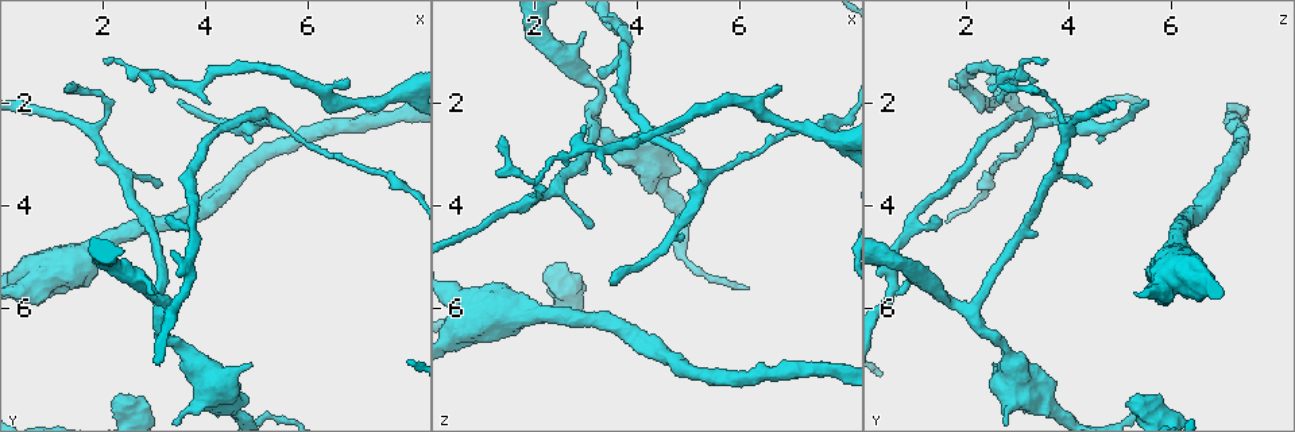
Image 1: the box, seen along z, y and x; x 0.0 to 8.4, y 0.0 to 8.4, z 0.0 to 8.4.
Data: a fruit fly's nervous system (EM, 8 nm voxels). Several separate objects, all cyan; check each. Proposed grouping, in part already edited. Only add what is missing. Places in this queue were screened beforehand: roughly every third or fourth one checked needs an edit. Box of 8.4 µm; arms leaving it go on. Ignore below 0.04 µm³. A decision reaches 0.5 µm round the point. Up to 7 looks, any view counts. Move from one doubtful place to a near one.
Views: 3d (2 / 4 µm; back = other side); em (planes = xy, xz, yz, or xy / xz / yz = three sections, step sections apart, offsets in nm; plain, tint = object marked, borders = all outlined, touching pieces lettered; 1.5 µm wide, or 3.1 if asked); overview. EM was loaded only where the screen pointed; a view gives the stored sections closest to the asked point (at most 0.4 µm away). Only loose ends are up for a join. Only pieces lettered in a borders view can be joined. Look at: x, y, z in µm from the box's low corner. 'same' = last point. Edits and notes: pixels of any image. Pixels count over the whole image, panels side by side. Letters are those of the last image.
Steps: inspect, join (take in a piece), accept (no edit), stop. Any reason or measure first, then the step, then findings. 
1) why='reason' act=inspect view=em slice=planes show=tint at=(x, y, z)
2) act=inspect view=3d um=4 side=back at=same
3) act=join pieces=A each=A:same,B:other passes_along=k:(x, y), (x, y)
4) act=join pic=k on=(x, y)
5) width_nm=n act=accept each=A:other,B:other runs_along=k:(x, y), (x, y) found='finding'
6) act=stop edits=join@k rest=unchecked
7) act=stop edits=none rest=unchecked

why='tapers out' act=inspect view=em slice=yz step=8 show=borders at=(2.95, 1.80, 2.40)

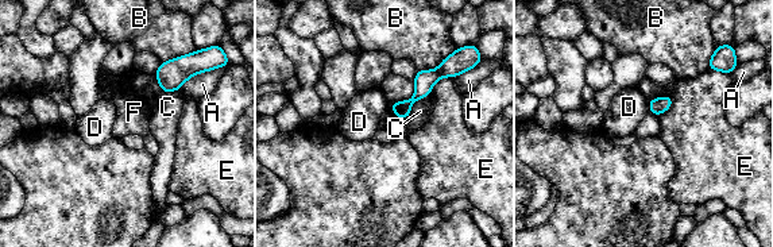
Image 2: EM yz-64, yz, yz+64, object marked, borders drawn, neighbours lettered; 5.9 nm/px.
longest_contact=B:220nm act=accept each=A:other,B:other,C:other,D:other,E:other,F:other border=2:(390, 107), (394, 114) found='no lettered piece goes on from it'

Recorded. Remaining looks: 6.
why='tapers out' act=inspect view=3d um=4 at=(3.15, 3.60, 4.45)

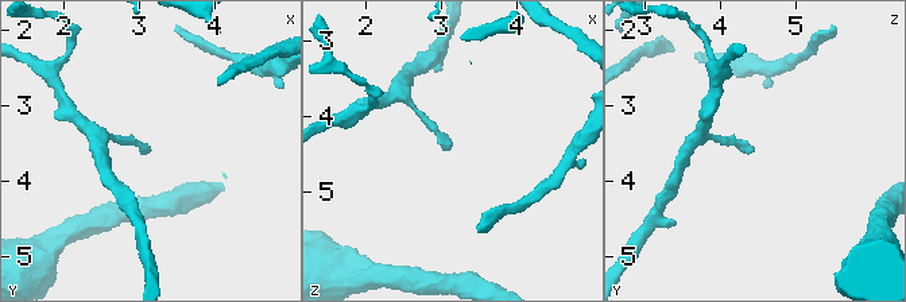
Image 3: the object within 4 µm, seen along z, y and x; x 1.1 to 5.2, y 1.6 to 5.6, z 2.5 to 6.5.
act=inspect view=em slice=xy step=8 show=tint at=(3.15, 3.60, 4.40)

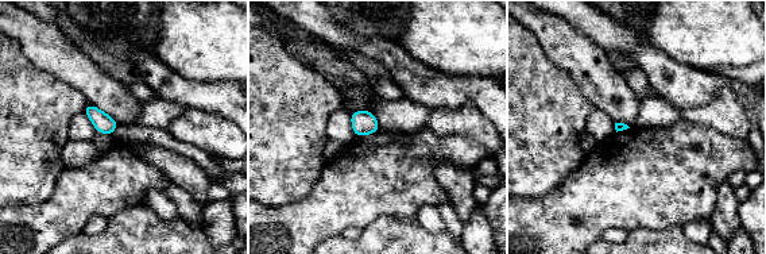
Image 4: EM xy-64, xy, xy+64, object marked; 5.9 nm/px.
why='another direction' act=inspect view=em slice=planes show=borders at=same

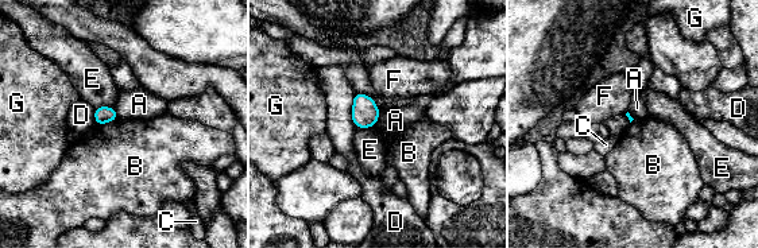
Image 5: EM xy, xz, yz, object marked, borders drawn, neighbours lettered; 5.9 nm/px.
act=accept each=A:other,B:other,C:other,D:other,E:other,F:other,G:other border=5:(118, 117), (96, 126) found='no lettered piece goes on from it'

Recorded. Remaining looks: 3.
why='an open end' act=inspect view=em slice=planes show=borders at=(2.20, 7.80, 5.25)

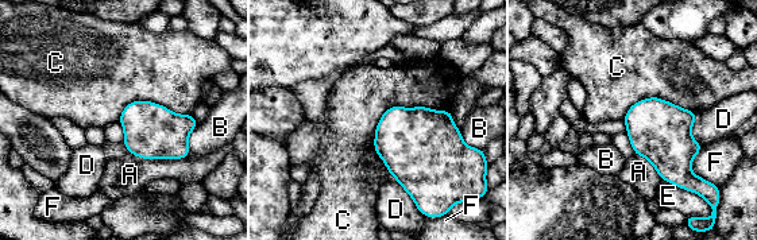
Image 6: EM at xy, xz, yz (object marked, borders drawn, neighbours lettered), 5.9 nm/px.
width_nm=260 longest_contact=C:500nm act=accept each=A:other,B:other,C:other,D:other,E:other,F:other found='none of them fits'

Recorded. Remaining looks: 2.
act=stop edits=none rest=unchecked

